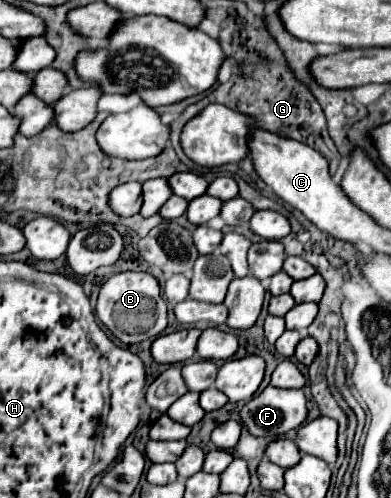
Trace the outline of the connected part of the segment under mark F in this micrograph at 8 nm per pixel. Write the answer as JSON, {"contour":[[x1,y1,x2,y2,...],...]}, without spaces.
{"contour":[[268,385,240,409,240,415,254,437,278,439,302,427,308,415,306,397,302,391,278,391]]}

